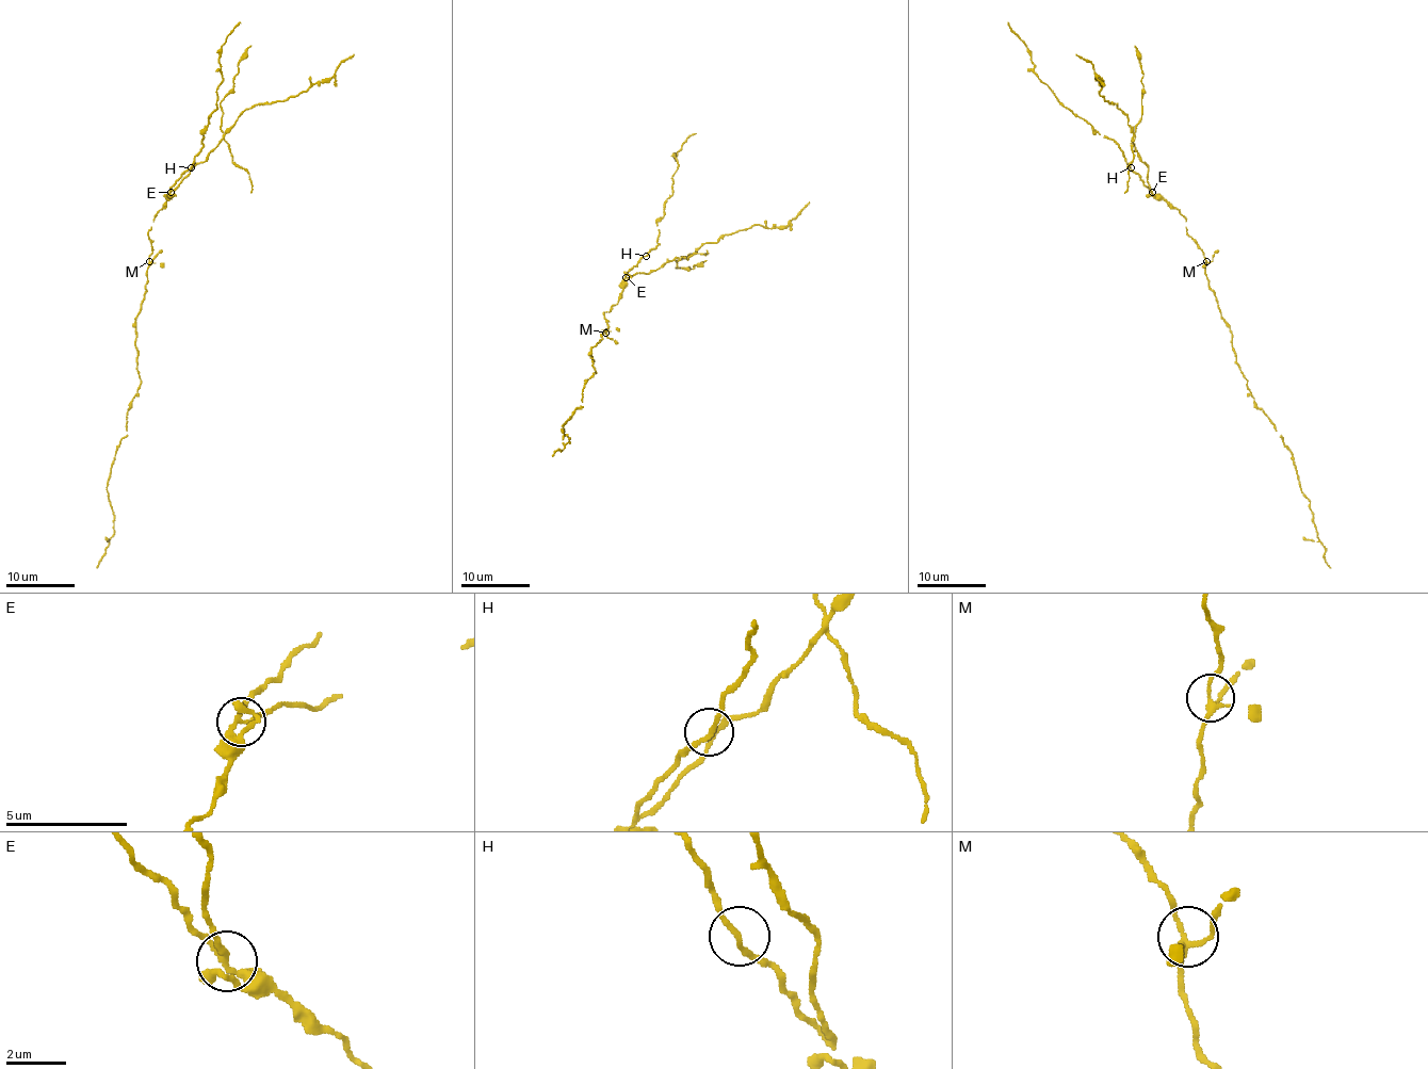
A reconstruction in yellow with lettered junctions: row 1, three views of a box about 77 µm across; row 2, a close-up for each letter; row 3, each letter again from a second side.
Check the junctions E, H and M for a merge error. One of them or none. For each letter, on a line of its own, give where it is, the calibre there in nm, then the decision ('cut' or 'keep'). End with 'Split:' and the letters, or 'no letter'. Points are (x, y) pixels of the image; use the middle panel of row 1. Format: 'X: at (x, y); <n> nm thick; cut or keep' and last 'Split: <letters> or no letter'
E: at (626, 277); 190 nm thick; cut
H: at (646, 256); 180 nm thick; keep
M: at (605, 333); 200 nm thick; keep
Split: E

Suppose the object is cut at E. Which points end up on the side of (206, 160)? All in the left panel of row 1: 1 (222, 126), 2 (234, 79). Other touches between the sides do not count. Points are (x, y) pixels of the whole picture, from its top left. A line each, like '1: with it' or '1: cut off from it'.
1: with it
2: with it

